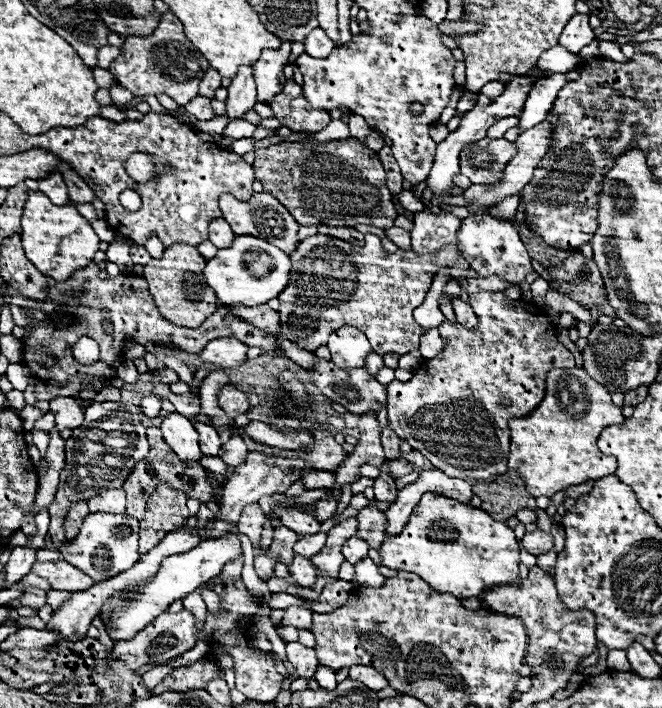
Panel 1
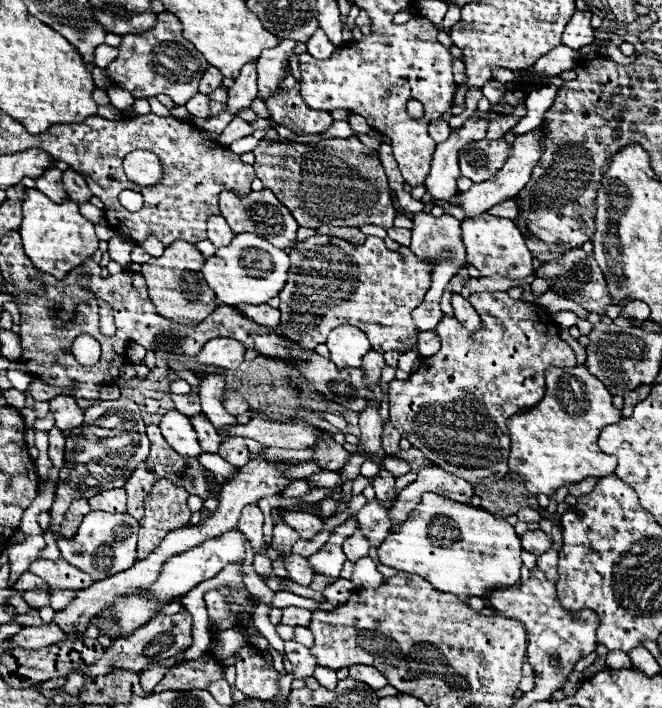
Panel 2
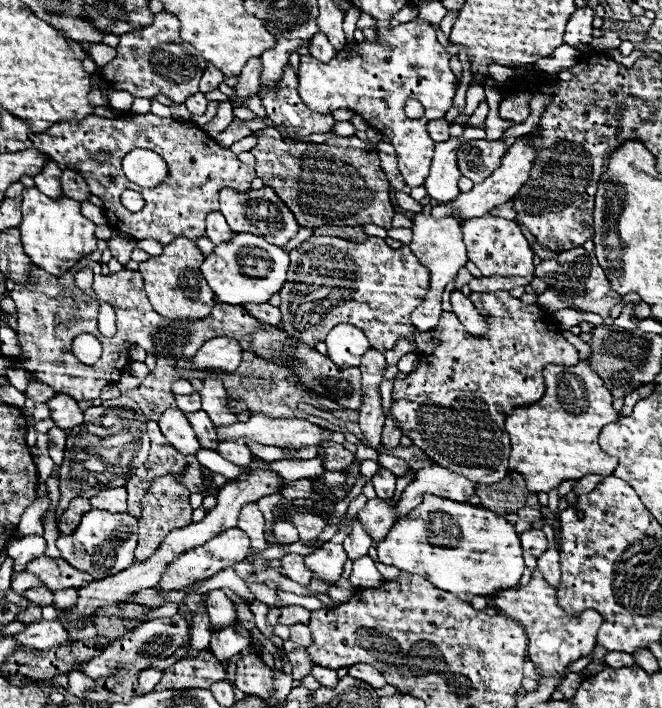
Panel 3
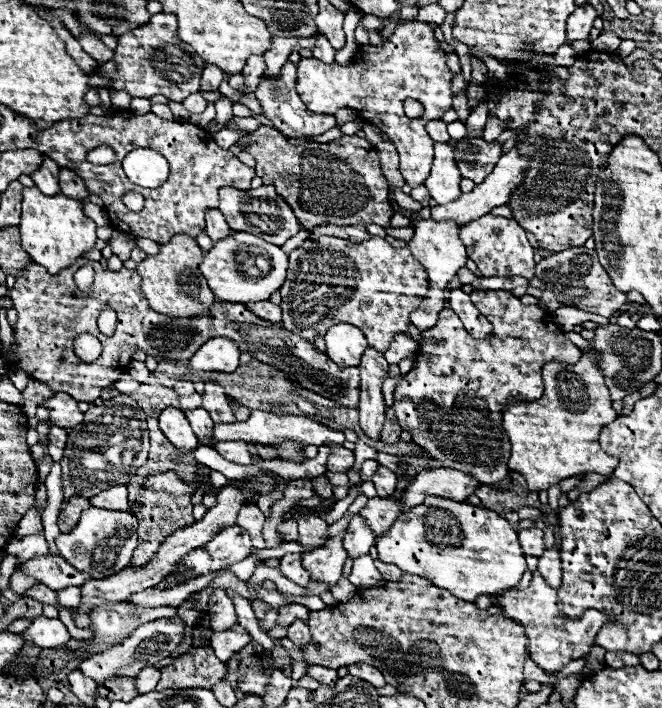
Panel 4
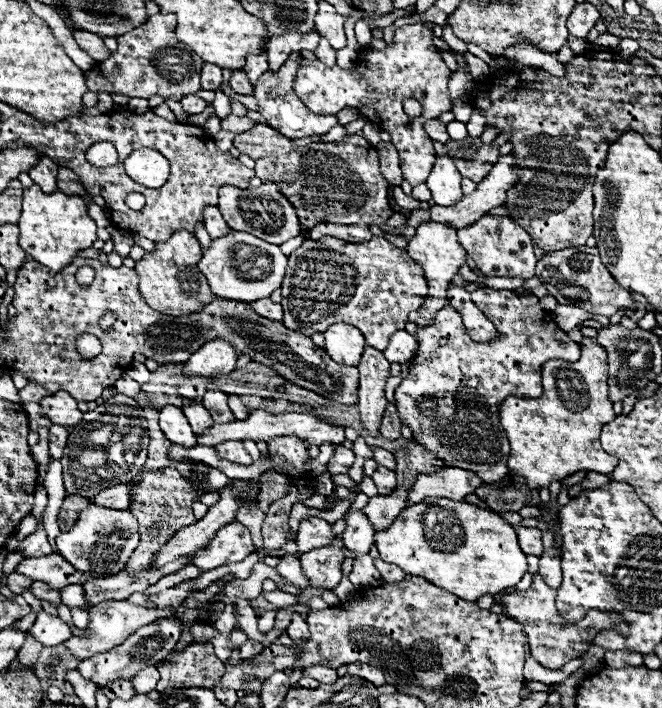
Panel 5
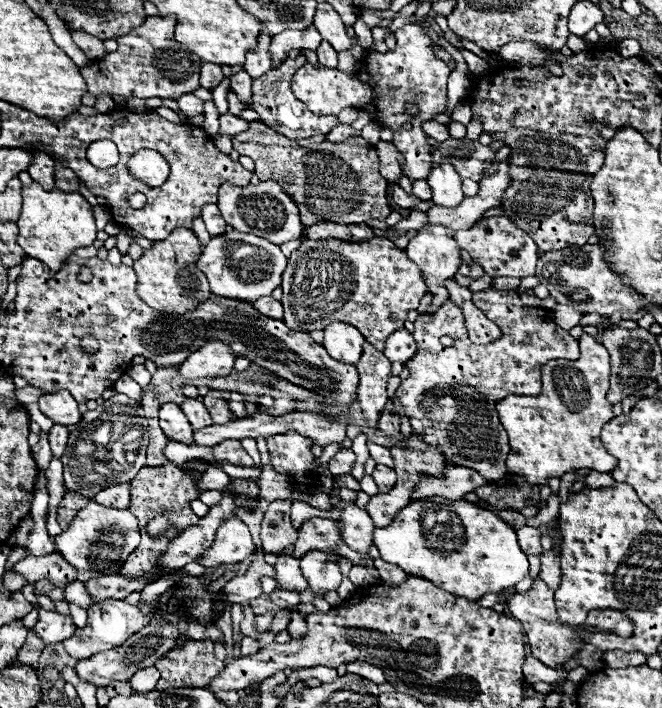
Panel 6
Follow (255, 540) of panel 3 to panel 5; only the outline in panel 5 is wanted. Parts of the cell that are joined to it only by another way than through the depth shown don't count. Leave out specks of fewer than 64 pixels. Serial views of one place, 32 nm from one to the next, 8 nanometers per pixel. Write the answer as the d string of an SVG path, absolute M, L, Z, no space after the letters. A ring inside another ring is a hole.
M242 506L242 508L238 510L236 520L250 530L254 546L256 546L256 548L262 548L264 542L262 542L260 528L262 528L262 522L264 522L264 512L260 512L256 506Z

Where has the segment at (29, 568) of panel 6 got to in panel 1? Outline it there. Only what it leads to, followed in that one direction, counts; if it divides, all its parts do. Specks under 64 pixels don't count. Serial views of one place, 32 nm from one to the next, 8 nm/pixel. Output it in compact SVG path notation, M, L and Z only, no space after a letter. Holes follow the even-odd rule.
M58 560L58 562L36 562L32 566L32 572L46 578L52 584L52 590L64 590L64 592L80 592L88 590L94 580L80 572L78 568L72 568L72 564Z

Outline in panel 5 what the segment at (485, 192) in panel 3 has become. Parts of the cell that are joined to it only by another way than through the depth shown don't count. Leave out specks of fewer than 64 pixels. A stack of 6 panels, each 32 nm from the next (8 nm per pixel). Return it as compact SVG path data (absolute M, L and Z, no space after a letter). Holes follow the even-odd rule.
M514 152L502 156L502 158L494 164L492 172L476 186L476 190L474 190L472 194L464 194L462 200L456 202L456 204L452 204L452 206L440 206L438 204L432 206L432 208L430 208L430 216L432 216L430 220L432 220L432 222L452 224L452 226L458 228L458 230L460 230L460 228L466 228L466 226L472 224L472 222L476 222L480 216L488 214L488 210L492 210L492 208L496 208L496 206L502 206L502 204L506 202L508 190L518 182L518 174L516 174L516 168L518 168L518 166L520 166L520 164L516 164Z

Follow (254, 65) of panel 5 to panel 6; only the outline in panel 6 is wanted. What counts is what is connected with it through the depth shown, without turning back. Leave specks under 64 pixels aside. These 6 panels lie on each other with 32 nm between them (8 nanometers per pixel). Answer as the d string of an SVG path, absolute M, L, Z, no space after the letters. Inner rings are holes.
M264 26L256 50L250 52L250 54L246 54L244 70L250 74L252 80L260 78L264 72L268 72L268 70L272 68L272 66L270 66L270 56L268 56L268 46L270 46L270 34L268 34L268 30L266 30L266 26Z

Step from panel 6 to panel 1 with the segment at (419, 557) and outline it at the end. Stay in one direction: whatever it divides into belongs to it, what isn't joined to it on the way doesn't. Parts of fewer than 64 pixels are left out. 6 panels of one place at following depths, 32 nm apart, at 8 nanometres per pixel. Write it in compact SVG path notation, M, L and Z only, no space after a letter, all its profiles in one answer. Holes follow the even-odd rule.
M424 494L420 504L414 508L408 524L398 536L384 540L380 548L382 564L394 570L414 572L422 580L426 580L436 592L440 594L454 594L456 598L470 598L484 594L490 586L514 584L518 580L518 540L514 532L498 520L492 520L484 510L472 508L470 504L462 504L458 500L438 496L438 494Z

